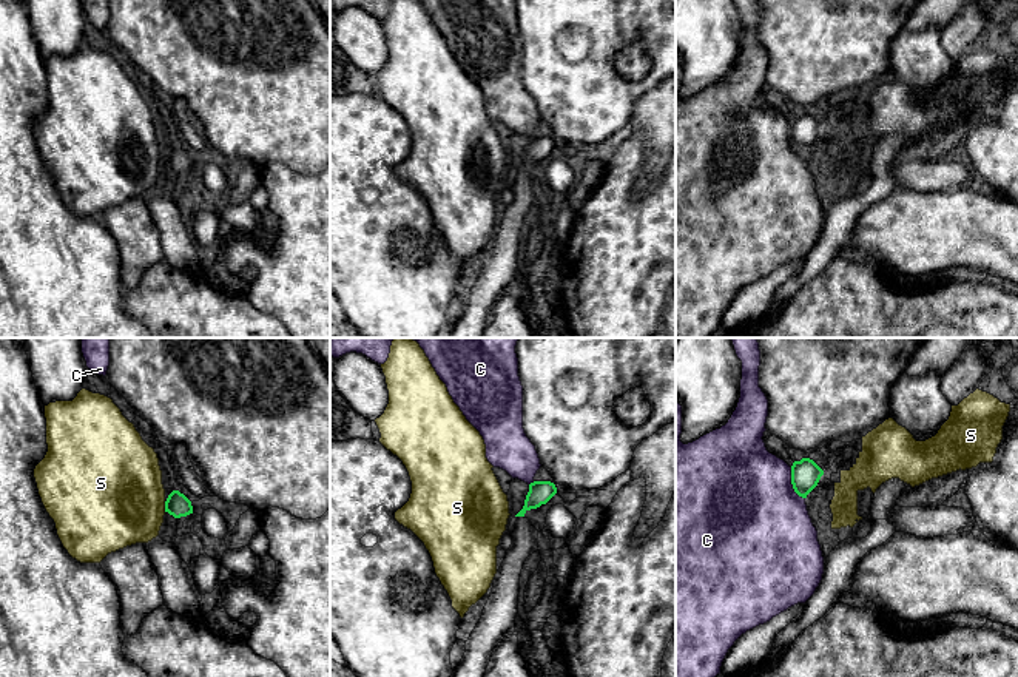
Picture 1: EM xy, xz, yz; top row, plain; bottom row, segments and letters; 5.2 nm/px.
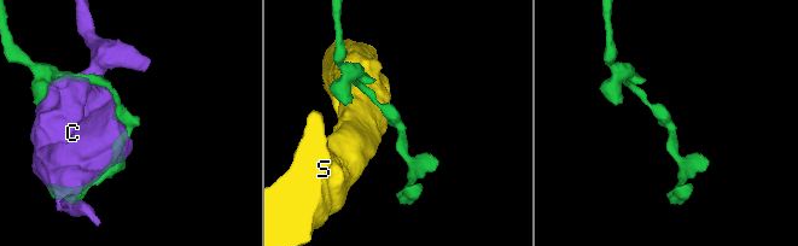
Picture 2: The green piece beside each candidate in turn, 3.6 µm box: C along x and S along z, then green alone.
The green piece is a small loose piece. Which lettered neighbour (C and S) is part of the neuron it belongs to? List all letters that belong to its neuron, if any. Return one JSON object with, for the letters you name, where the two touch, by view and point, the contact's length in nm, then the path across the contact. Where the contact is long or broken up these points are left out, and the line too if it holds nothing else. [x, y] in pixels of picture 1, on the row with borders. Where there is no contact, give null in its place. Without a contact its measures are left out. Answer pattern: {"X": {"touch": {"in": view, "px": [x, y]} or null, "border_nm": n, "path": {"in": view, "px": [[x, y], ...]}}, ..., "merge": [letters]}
{"merge": []}

